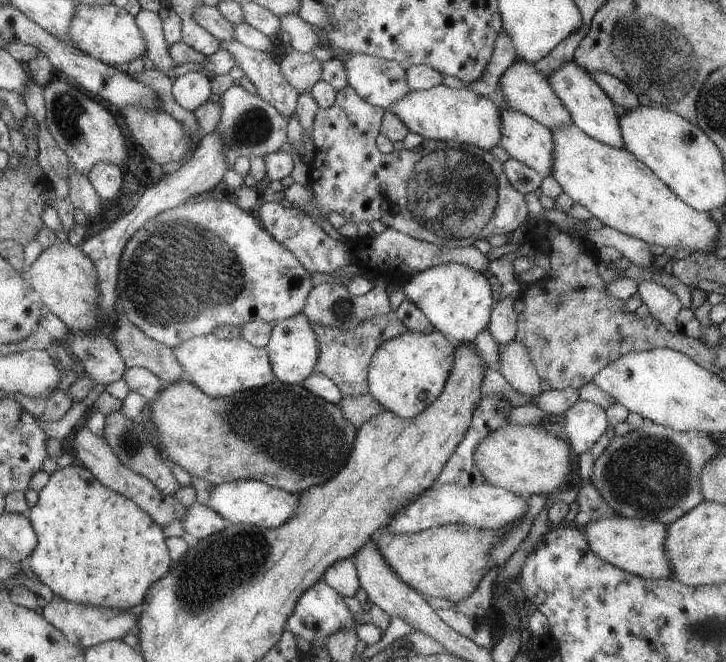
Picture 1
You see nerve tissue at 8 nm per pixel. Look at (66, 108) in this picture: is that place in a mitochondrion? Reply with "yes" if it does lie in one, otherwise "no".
yes

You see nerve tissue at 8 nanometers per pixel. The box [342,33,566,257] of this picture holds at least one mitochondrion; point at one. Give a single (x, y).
(449, 202)

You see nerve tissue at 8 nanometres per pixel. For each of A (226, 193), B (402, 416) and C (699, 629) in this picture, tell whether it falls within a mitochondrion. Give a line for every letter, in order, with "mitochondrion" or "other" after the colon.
A: other
B: other
C: mitochondrion

